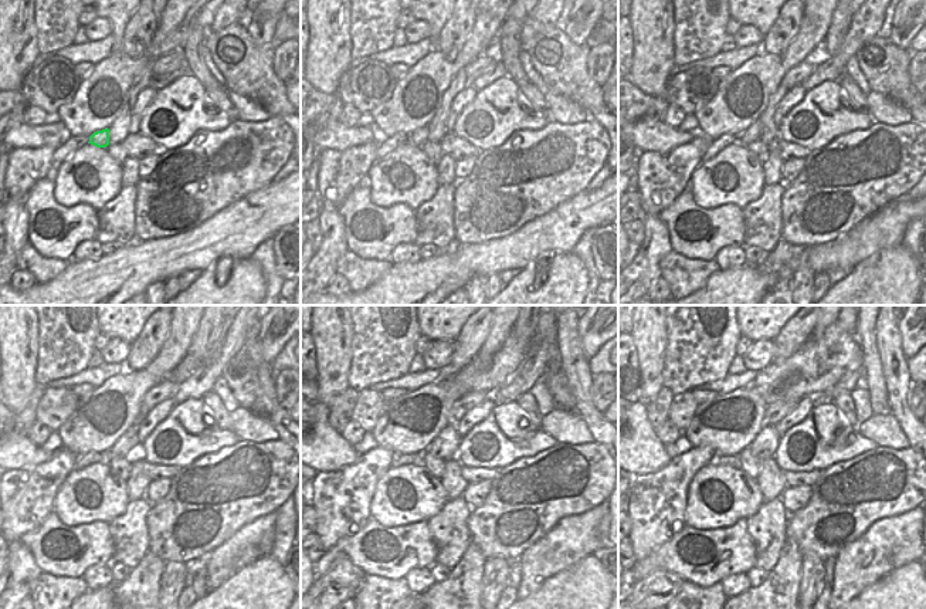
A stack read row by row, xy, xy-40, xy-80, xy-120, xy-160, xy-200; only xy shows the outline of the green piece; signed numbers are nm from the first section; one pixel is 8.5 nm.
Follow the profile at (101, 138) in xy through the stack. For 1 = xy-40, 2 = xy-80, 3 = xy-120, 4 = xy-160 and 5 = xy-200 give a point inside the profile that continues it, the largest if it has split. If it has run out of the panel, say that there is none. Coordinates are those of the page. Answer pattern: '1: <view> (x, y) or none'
1: xy-40 (419, 136)
2: xy-80 (753, 132)
3: xy-120 (128, 445)
4: xy-160 (444, 446)
5: xy-200 (765, 445)

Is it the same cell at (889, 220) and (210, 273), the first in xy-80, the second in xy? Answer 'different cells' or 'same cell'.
different cells

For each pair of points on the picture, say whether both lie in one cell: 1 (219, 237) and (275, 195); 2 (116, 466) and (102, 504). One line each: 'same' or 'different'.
1: same
2: different

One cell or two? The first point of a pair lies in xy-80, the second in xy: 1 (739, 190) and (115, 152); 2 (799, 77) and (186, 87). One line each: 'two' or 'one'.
1: two
2: two

